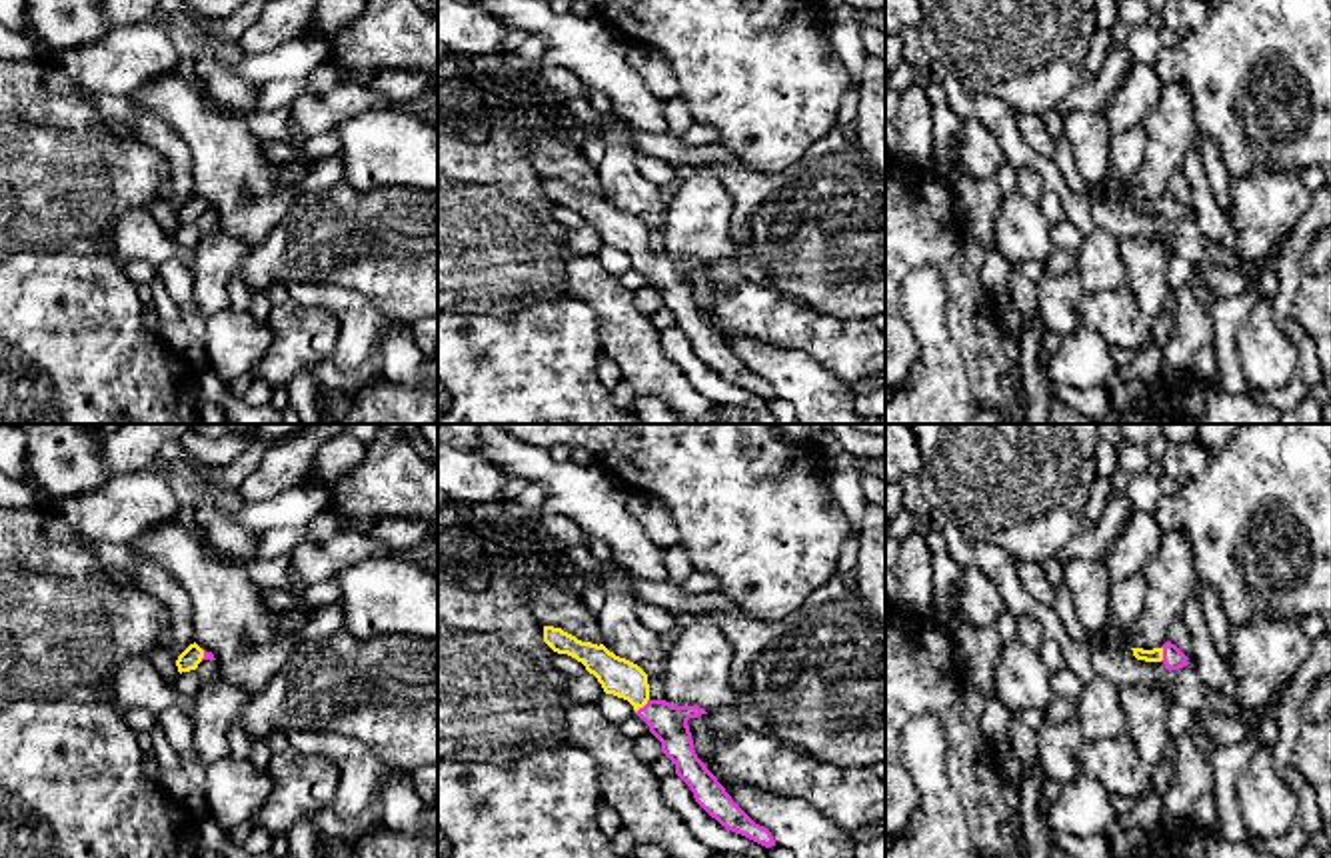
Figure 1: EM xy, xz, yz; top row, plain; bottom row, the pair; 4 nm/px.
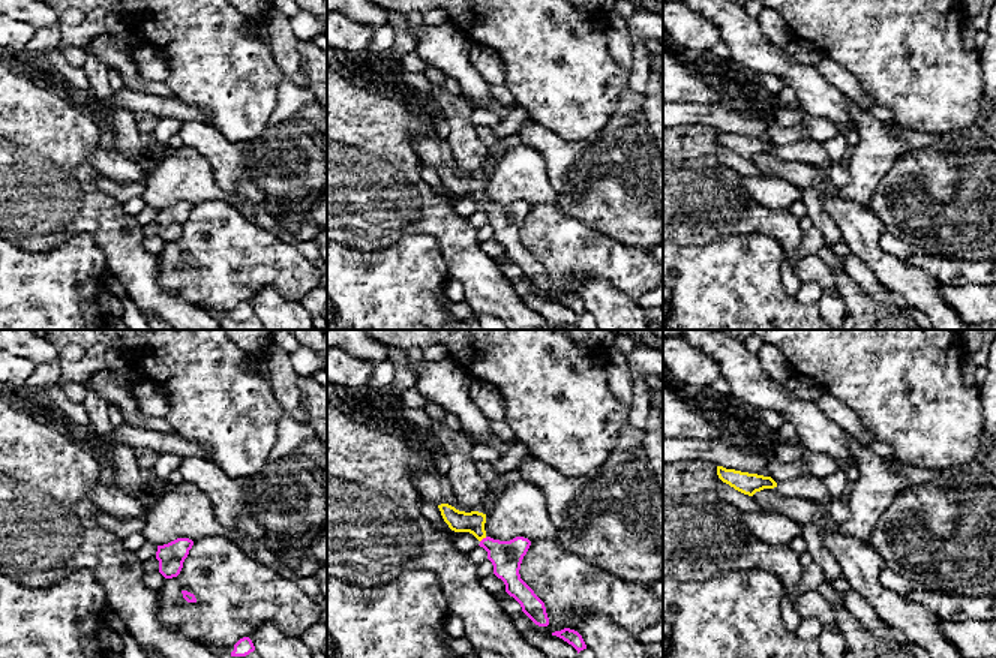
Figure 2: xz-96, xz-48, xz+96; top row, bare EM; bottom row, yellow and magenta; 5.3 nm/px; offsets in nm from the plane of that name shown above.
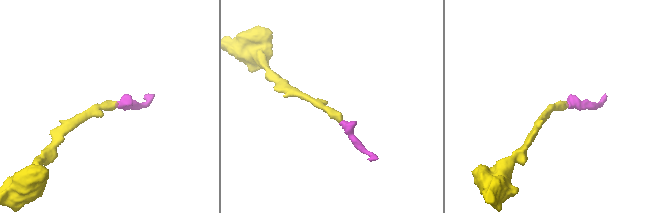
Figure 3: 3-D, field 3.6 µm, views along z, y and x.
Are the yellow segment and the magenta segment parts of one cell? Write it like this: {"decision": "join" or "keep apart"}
{"decision": "join"}

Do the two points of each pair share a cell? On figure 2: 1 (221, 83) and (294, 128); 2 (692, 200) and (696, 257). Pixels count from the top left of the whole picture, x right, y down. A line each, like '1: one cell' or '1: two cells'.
1: two cells
2: two cells

